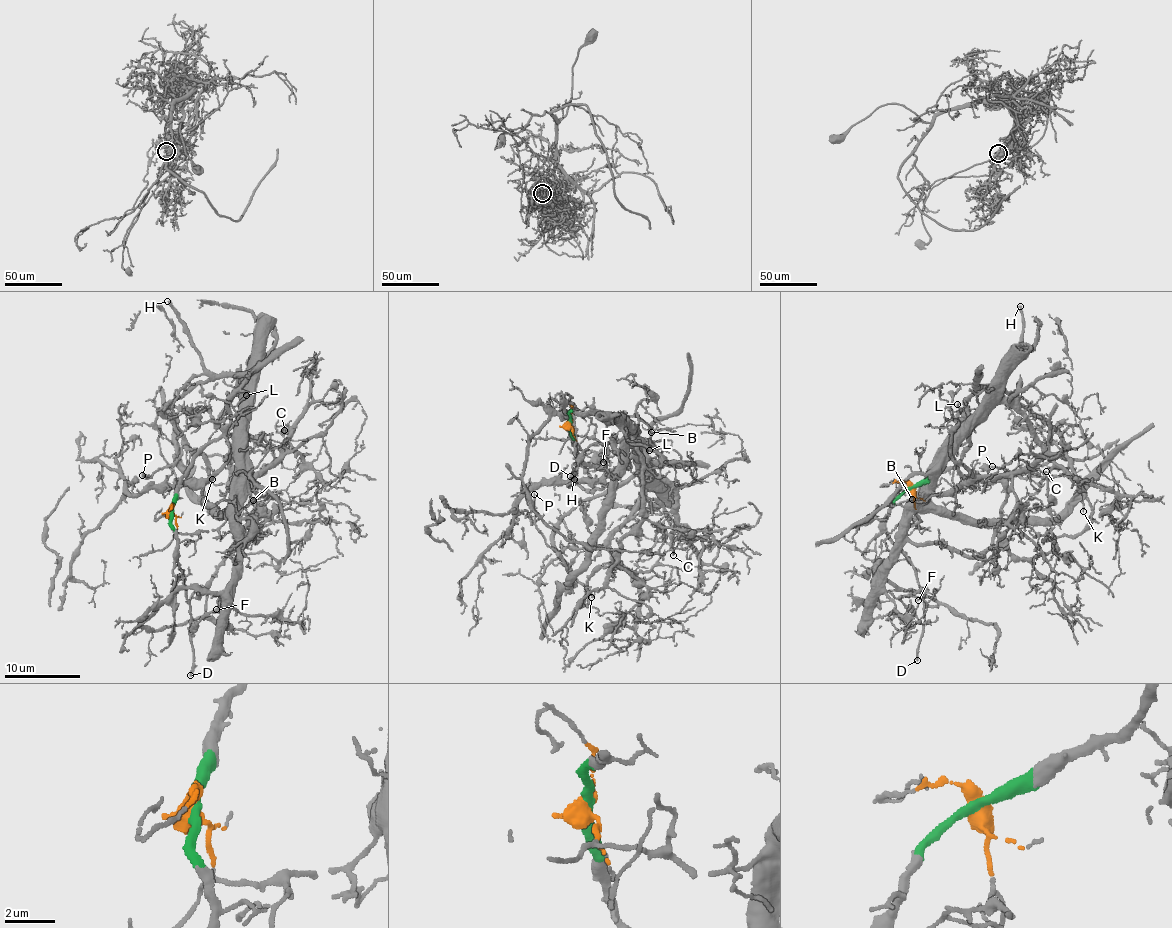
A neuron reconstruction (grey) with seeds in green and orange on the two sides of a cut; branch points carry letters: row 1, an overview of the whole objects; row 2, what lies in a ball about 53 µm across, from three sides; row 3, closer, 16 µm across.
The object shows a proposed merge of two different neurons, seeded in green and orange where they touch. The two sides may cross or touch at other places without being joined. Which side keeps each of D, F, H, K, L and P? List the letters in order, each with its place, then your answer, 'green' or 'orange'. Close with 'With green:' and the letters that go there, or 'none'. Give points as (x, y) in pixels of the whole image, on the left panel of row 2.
D: place (190, 675); green
F: place (216, 609); orange
H: place (167, 301); green
K: place (212, 479); green
L: place (246, 395); orange
P: place (142, 475); green
With green: D, H, K, P

